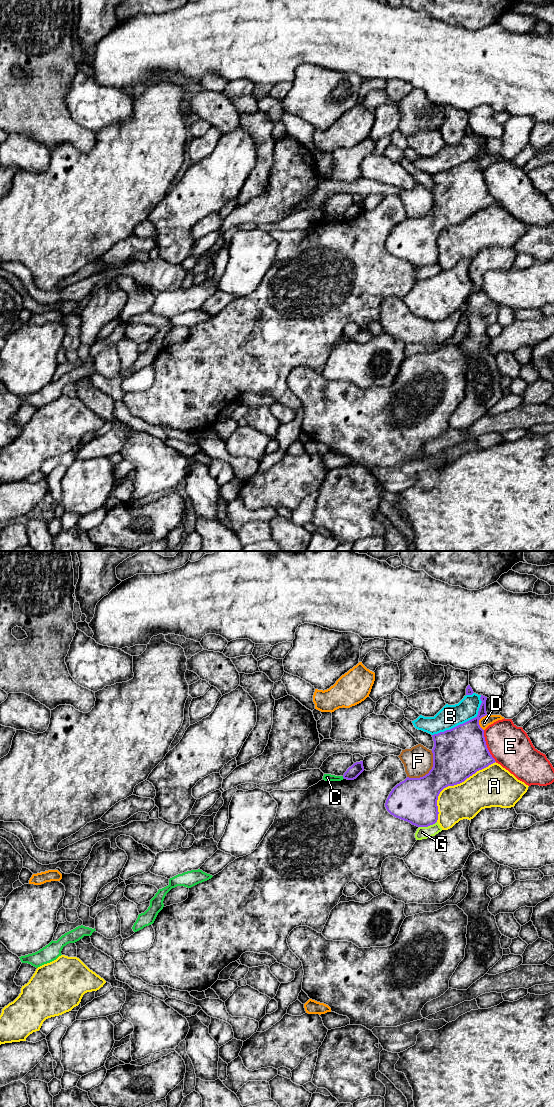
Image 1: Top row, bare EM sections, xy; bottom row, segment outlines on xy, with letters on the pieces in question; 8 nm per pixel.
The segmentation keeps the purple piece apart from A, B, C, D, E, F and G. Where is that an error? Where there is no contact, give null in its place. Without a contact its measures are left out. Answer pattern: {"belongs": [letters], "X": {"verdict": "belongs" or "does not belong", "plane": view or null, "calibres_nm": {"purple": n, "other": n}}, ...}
{"belongs": [], "A": {"verdict": "does not belong", "plane": "xy", "calibres_nm": {"purple": 400, "other": 300}}, "B": {"verdict": "does not belong", "plane": "xy", "calibres_nm": {"purple": 400, "other": 190}}, "C": {"verdict": "does not belong", "plane": "xy", "calibres_nm": {"purple": 100, "other": 60}}, "D": {"verdict": "does not belong", "plane": "xy", "calibres_nm": {"purple": 380, "other": 90}}, "E": {"verdict": "does not belong", "plane": "xy", "calibres_nm": {"purple": 420, "other": 320}}, "F": {"verdict": "does not belong", "plane": "xy", "calibres_nm": {"purple": 380, "other": 240}}, "G": {"verdict": "does not belong", "plane": "xy", "calibres_nm": {"purple": 360, "other": 100}}}

